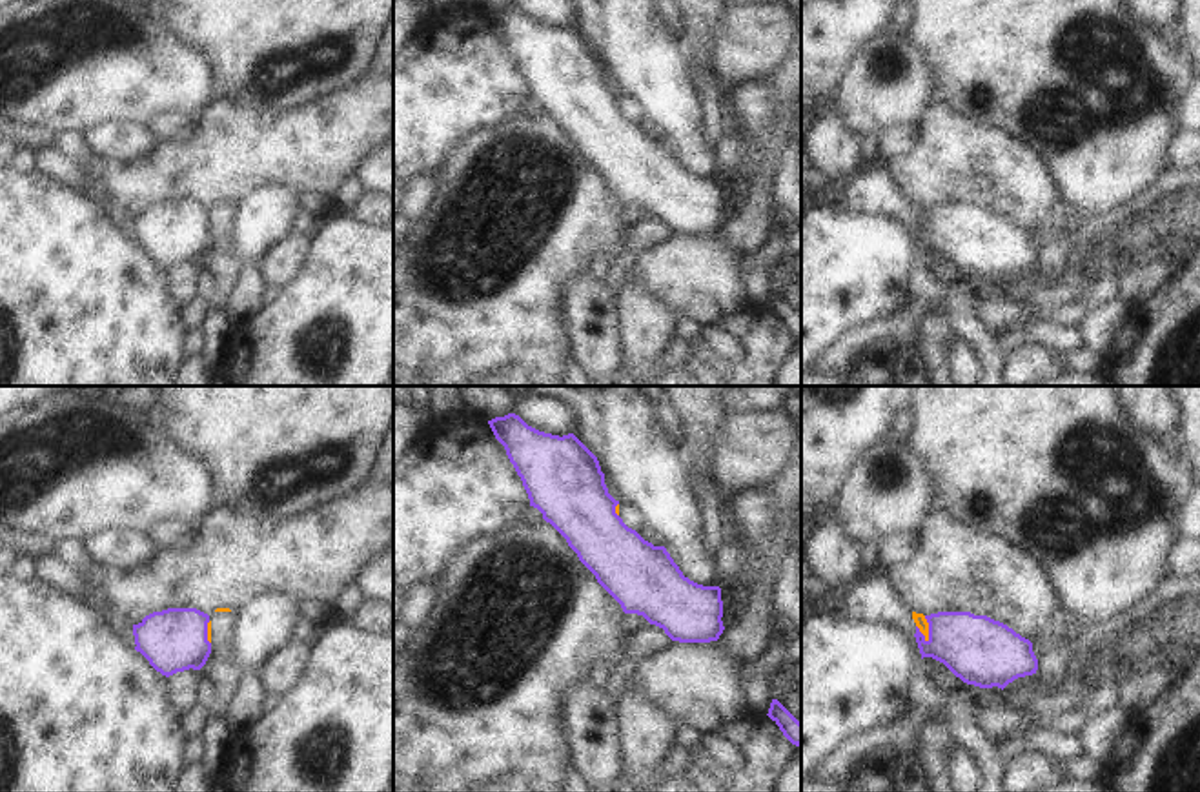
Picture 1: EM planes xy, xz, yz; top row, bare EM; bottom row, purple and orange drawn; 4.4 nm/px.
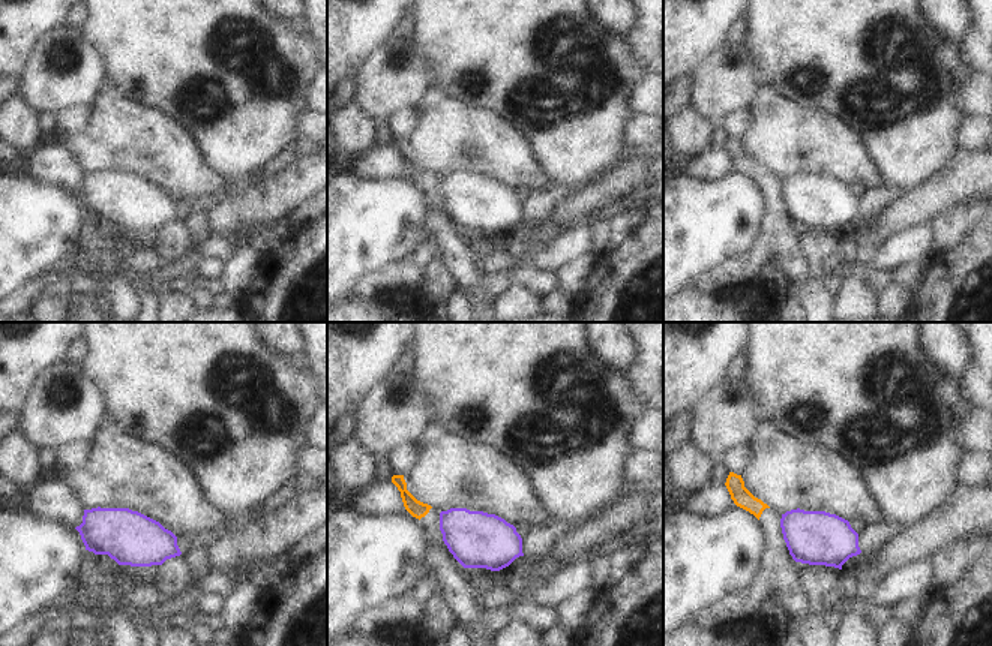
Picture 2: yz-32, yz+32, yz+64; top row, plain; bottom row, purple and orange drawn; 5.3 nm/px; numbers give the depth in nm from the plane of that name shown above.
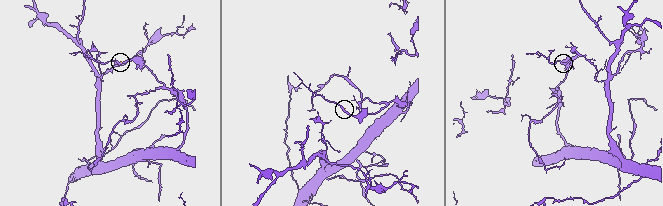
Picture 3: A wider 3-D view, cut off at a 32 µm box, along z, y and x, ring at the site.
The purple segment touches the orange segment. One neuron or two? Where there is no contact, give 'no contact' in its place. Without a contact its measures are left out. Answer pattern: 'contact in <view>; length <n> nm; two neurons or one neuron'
contact in yz; length 120 nm; two neurons

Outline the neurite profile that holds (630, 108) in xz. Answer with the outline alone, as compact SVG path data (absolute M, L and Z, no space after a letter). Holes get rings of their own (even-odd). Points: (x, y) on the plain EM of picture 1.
M619 93L619 96L615 98L615 106L623 111L623 115L639 124L645 118L645 109L639 106L639 102L626 95L626 93Z

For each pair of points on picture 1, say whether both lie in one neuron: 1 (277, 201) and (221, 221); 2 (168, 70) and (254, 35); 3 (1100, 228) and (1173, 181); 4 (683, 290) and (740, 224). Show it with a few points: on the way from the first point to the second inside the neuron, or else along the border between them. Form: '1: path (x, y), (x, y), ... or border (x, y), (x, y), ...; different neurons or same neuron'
1: border (233, 203), (232, 248), (239, 259); different neurons
2: border (170, 30), (206, 59), (215, 95); different neurons
3: path (1118, 215), (1155, 192); same neuron
4: border (716, 233), (740, 253); different neurons

